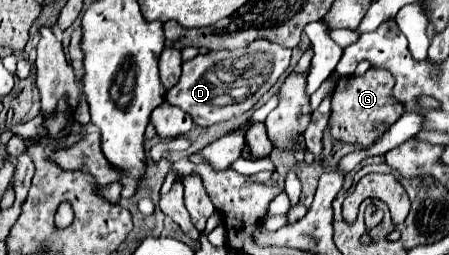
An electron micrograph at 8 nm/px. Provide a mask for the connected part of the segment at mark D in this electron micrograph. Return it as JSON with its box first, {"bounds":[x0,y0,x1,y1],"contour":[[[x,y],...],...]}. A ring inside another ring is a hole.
{"bounds":[166,41,292,127],"contour":[[[252,41],[244,49],[234,51],[210,51],[198,55],[182,65],[180,81],[166,93],[170,105],[186,111],[192,121],[200,127],[214,125],[218,121],[228,121],[250,111],[256,101],[278,81],[278,77],[288,69],[292,51],[272,41]],[[228,83],[236,83],[242,89],[228,89]]]}

